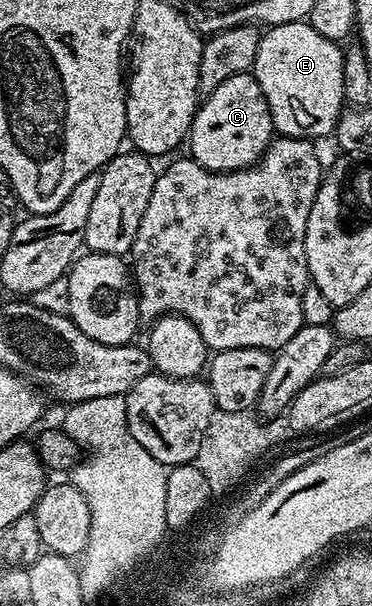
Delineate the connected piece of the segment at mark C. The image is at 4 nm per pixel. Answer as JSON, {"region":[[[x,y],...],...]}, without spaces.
{"region":[[[243,73],[228,77],[214,93],[201,100],[190,126],[189,154],[209,171],[239,171],[253,167],[275,135],[268,101],[260,85],[253,74]]]}

